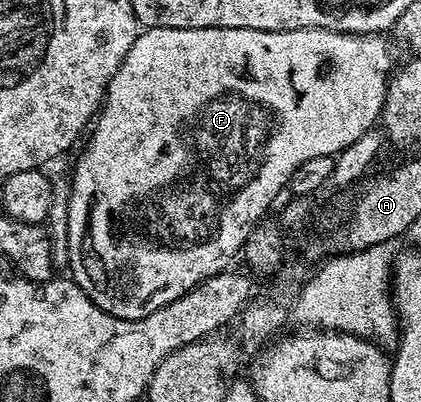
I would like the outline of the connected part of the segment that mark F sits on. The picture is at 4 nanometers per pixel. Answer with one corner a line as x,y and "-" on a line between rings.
205,27
204,29
148,29
144,28
138,39
133,43
133,47
129,47
129,55
125,55
125,59
121,63
121,67
117,71
117,75
113,75
113,79
107,85
107,92
103,98
103,104
93,121
93,128
90,130
89,136
86,138
87,146
83,149
83,154
79,157
79,162
75,165
75,174
71,177
71,194
67,197
67,222
65,228
67,231
67,251
66,256
69,258
69,273
76,285
81,287
81,291
85,291
85,295
89,295
89,299
93,303
97,303
97,307
101,307
101,311
105,311
114,317
121,319
129,319
136,321
145,315
153,315
153,311
157,311
161,307
165,307
169,303
173,303
173,299
177,299
181,295
185,295
195,286
200,285
207,277
211,277
215,273
222,273
228,268
227,265
231,260
240,256
241,250
250,232
260,220
268,216
267,208
275,201
275,196
282,189
286,190
291,183
291,176
297,167
301,167
301,163
305,163
309,159
313,159
316,155
329,155
334,157
340,153
345,147
349,147
349,143
353,143
357,139
361,139
361,135
365,135
365,131
376,128
377,122
380,120
383,104
385,103
385,95
387,94
387,82
393,73
393,64
391,65
391,49
387,46
386,36
383,35
364,35
361,33
338,33
337,31
325,31
324,29
294,29
293,31
261,31
260,29
214,29
213,27

